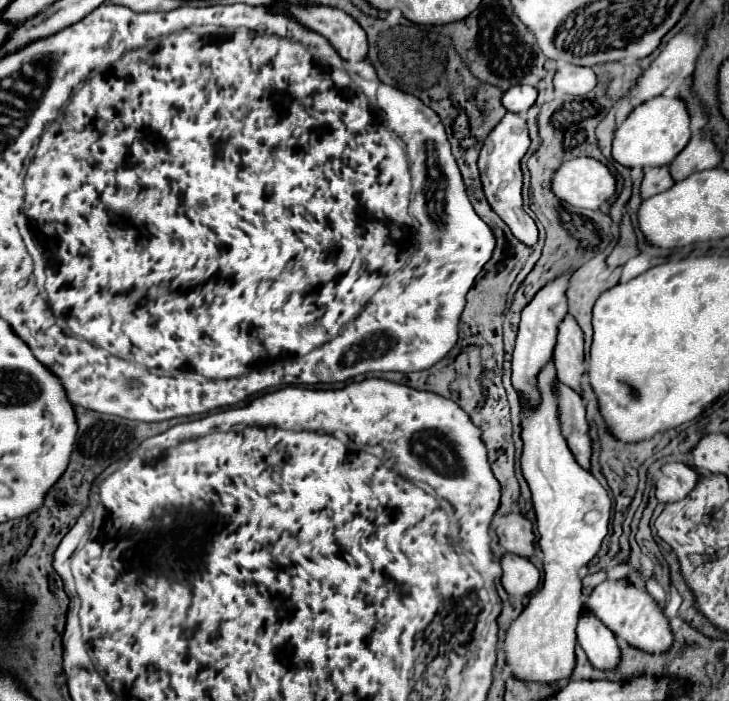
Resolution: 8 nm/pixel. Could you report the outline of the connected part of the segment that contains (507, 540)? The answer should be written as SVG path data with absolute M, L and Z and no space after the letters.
M509 512L495 528L499 544L517 556L529 558L535 552L533 524L521 512Z

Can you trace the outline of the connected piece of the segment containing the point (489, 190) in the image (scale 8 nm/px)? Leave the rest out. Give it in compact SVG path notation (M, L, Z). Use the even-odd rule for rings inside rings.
M511 112L505 114L501 124L497 124L497 128L493 128L493 132L487 136L487 140L481 148L479 174L481 174L483 194L489 202L489 206L493 208L493 212L501 220L505 220L511 234L519 242L523 242L525 246L529 246L533 250L535 244L537 244L537 228L535 228L535 222L523 210L523 198L521 198L523 176L521 176L521 168L519 168L519 162L525 156L529 144L531 144L531 140L529 140L529 134L527 134L525 118L517 116L517 114L511 114Z

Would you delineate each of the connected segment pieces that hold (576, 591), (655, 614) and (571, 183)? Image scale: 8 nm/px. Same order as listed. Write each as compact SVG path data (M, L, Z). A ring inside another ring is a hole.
M551 362L537 378L543 394L543 404L539 410L525 408L525 400L521 400L521 470L533 492L533 506L537 512L539 548L543 554L543 584L529 598L529 604L515 618L503 640L503 660L509 674L523 682L543 684L565 684L577 664L575 626L577 612L583 606L579 568L587 566L597 554L601 540L607 536L611 512L607 490L589 470L577 464L569 446L565 444L565 438L561 436L561 424L557 424L557 412L553 412L555 374L557 372Z
M605 580L593 590L585 606L593 608L593 612L597 612L597 618L601 618L601 622L611 632L615 632L635 648L641 648L645 652L665 652L665 648L673 644L673 632L665 612L641 584L629 580Z
M573 158L561 162L551 178L551 192L557 200L575 208L597 210L615 194L615 178L595 158Z

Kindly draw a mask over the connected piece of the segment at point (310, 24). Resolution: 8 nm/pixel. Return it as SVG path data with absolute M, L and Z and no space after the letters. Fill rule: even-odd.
M309 4L309 8L289 8L289 6L285 8L301 24L327 38L343 60L367 58L367 36L363 28L349 14L319 4Z

